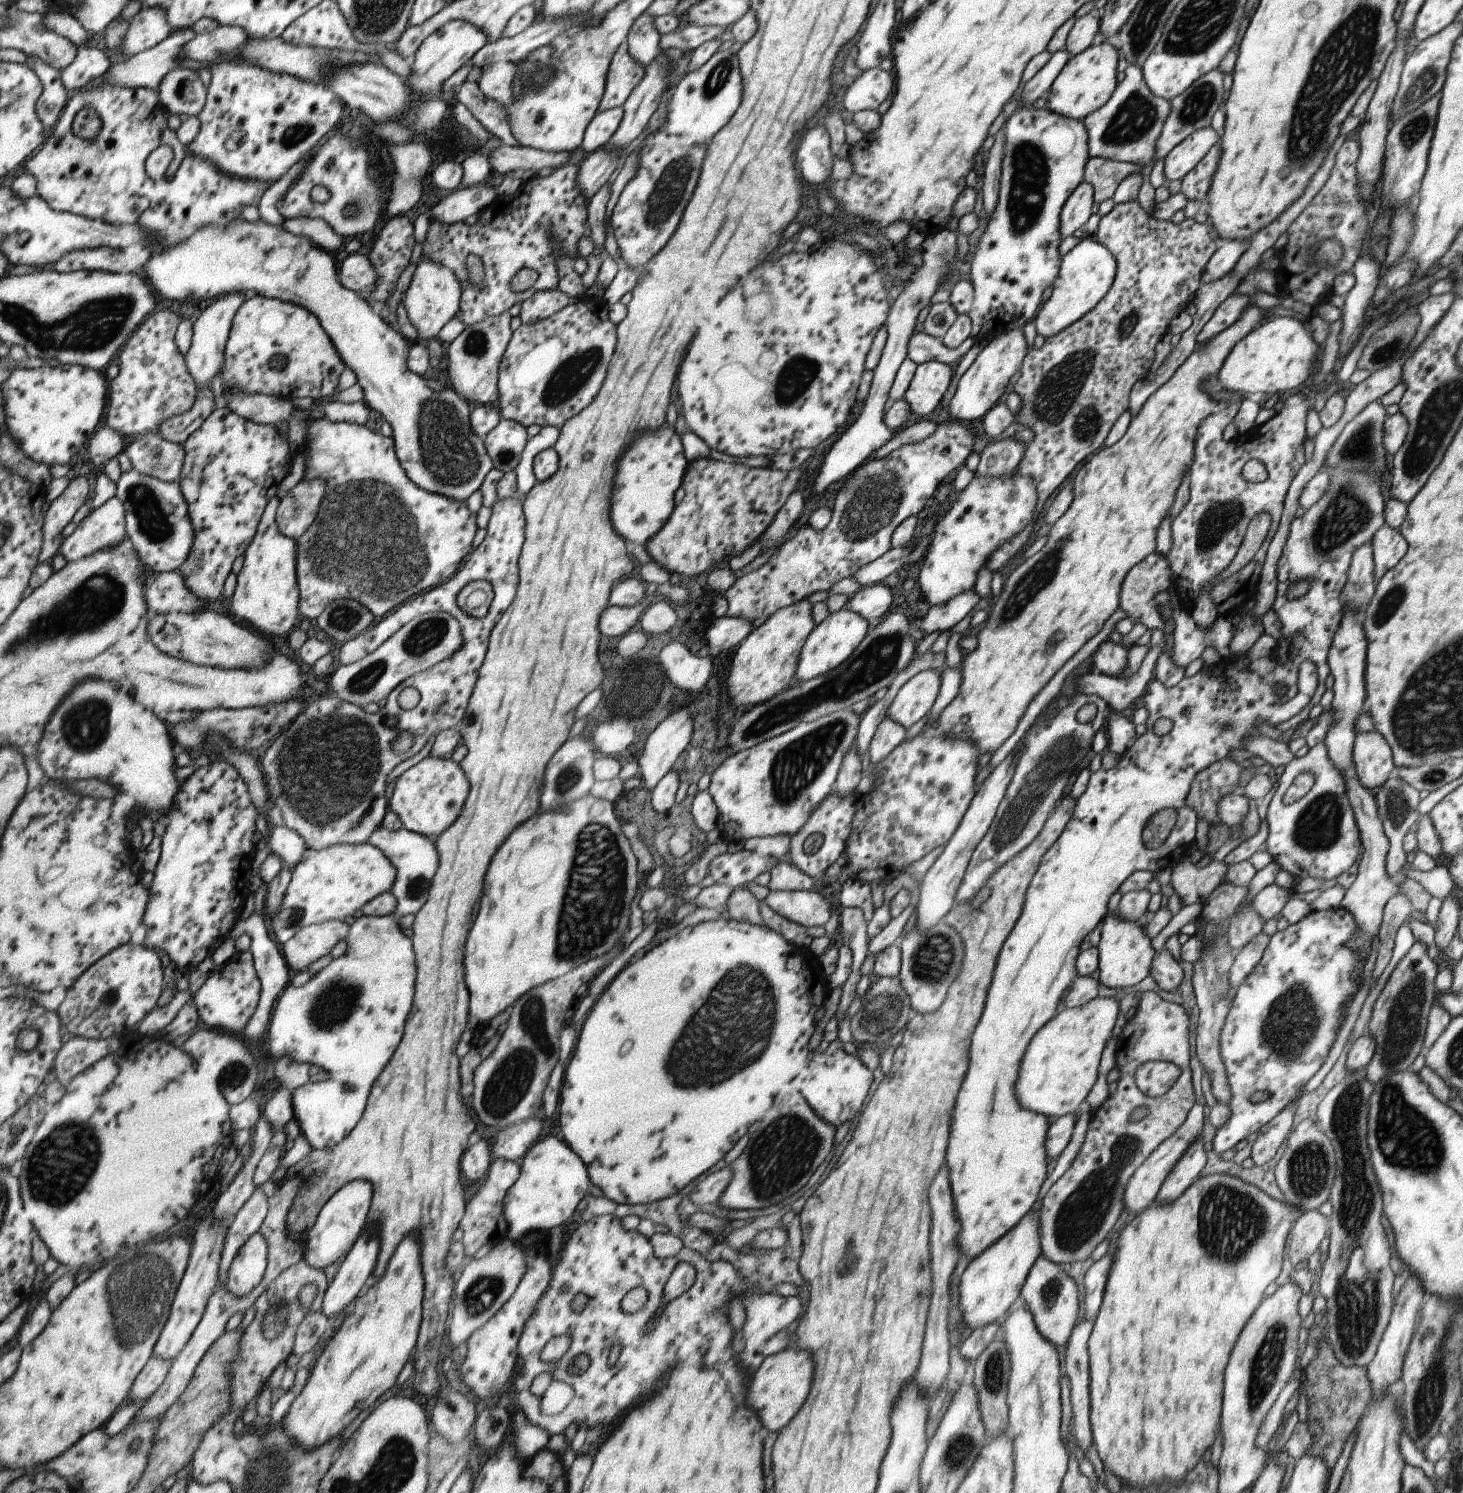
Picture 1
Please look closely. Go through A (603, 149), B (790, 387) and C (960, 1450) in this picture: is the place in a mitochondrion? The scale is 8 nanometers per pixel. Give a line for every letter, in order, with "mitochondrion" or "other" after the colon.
A: other
B: mitochondrion
C: mitochondrion

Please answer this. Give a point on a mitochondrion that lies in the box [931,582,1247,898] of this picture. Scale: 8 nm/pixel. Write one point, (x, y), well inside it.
(1060, 755)

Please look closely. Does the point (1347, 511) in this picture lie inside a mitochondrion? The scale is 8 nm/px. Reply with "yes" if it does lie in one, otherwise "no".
yes

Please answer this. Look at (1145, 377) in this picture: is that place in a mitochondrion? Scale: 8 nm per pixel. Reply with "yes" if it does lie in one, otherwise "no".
no

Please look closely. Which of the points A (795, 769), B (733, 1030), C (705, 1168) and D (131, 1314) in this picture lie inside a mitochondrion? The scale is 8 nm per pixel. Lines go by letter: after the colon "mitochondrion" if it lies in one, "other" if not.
A: mitochondrion
B: mitochondrion
C: other
D: mitochondrion

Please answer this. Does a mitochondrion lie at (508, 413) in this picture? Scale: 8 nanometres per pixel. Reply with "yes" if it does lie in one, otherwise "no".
no

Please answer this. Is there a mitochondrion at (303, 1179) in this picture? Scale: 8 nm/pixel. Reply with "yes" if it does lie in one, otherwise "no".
no

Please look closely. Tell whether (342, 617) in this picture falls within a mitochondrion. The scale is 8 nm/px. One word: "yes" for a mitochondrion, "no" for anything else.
yes

